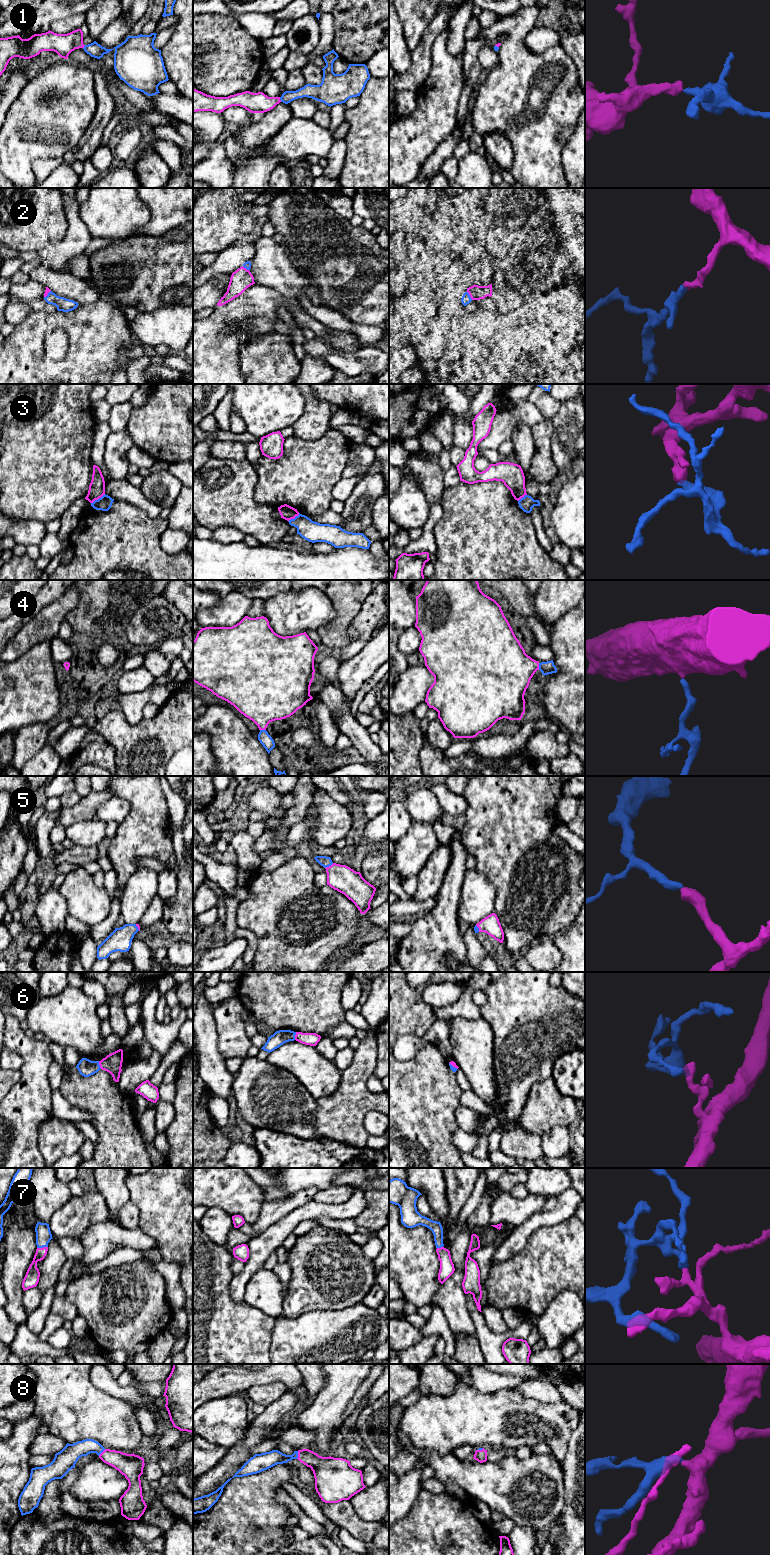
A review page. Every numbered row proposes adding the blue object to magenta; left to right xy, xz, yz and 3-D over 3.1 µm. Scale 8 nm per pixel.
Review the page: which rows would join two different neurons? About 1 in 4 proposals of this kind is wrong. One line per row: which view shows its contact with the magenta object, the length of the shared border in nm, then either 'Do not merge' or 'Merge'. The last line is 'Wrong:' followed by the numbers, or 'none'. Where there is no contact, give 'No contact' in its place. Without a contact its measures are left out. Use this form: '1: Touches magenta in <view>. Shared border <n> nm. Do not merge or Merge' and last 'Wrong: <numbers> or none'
1: Touches magenta in xz. Shared border 40 nm. Merge
2: Touches magenta in yz. Shared border 80 nm. Merge
3: Touches magenta in xy. Shared border 140 nm. Do not merge
4: Touches magenta in yz. Shared border 60 nm. Merge
5: Touches magenta in xz. Shared border 80 nm. Merge
6: Touches magenta in xy. Shared border 70 nm. Do not merge
7: Touches magenta in xy. Shared border 90 nm. Merge
8: Touches magenta in xz. Shared border 70 nm. Merge
Wrong: 3, 6

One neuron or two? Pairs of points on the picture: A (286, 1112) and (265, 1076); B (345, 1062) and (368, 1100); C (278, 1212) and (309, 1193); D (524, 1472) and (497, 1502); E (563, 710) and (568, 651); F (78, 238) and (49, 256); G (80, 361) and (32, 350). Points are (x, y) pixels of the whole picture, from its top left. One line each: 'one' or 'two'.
A: one
B: two
C: one
D: one
E: one
F: one
G: one

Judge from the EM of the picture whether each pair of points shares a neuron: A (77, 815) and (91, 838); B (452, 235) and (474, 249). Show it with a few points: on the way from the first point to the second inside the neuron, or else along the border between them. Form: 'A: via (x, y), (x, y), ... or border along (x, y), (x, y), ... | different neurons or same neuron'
A: border along (94, 817), (88, 820), (76, 821), (65, 828) | different neurons
B: border along (483, 239), (472, 241), (460, 253) | different neurons

